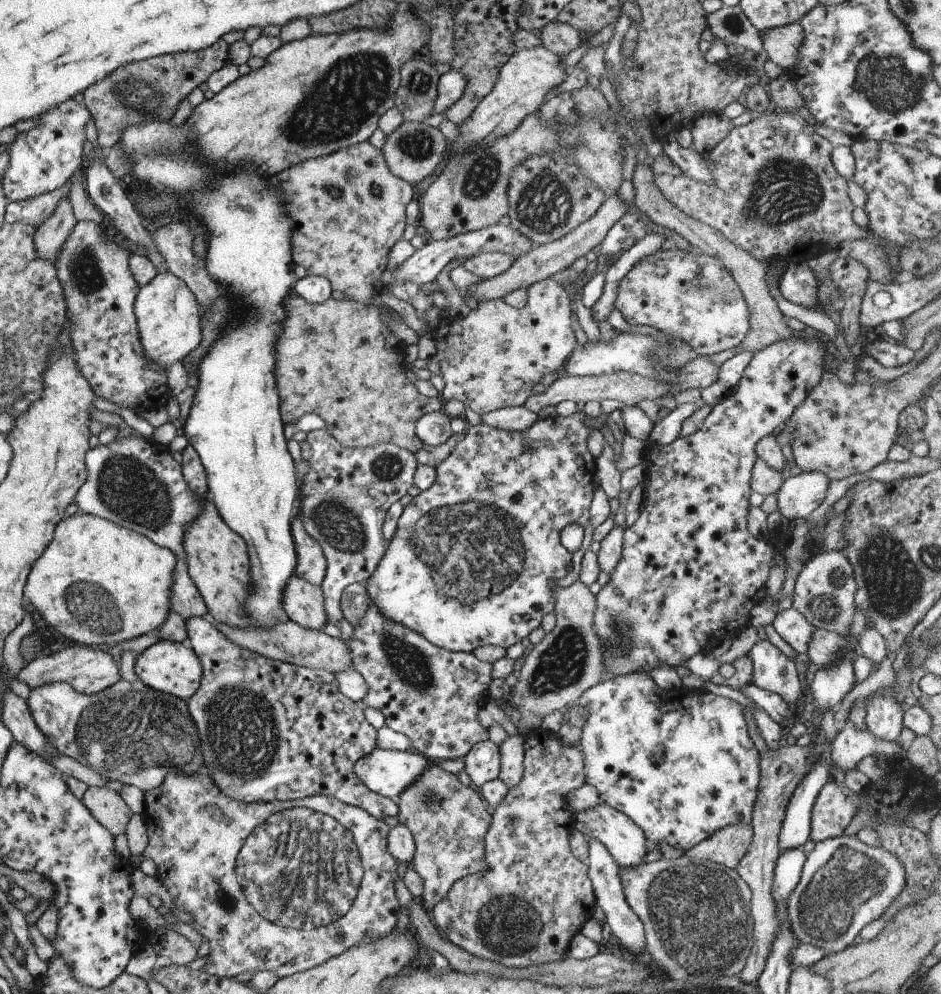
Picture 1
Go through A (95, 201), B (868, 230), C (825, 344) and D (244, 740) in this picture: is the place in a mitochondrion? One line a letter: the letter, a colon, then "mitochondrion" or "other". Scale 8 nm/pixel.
A: other
B: other
C: other
D: mitochondrion

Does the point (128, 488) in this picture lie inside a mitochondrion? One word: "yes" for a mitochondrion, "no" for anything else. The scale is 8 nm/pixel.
yes

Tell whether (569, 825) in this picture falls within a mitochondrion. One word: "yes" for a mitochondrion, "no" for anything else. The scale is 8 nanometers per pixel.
no

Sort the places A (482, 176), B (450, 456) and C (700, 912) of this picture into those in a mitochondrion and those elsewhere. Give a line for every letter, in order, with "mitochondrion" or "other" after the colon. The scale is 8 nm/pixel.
A: mitochondrion
B: other
C: mitochondrion

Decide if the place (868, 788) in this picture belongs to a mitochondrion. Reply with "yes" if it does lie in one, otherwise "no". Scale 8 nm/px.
no

